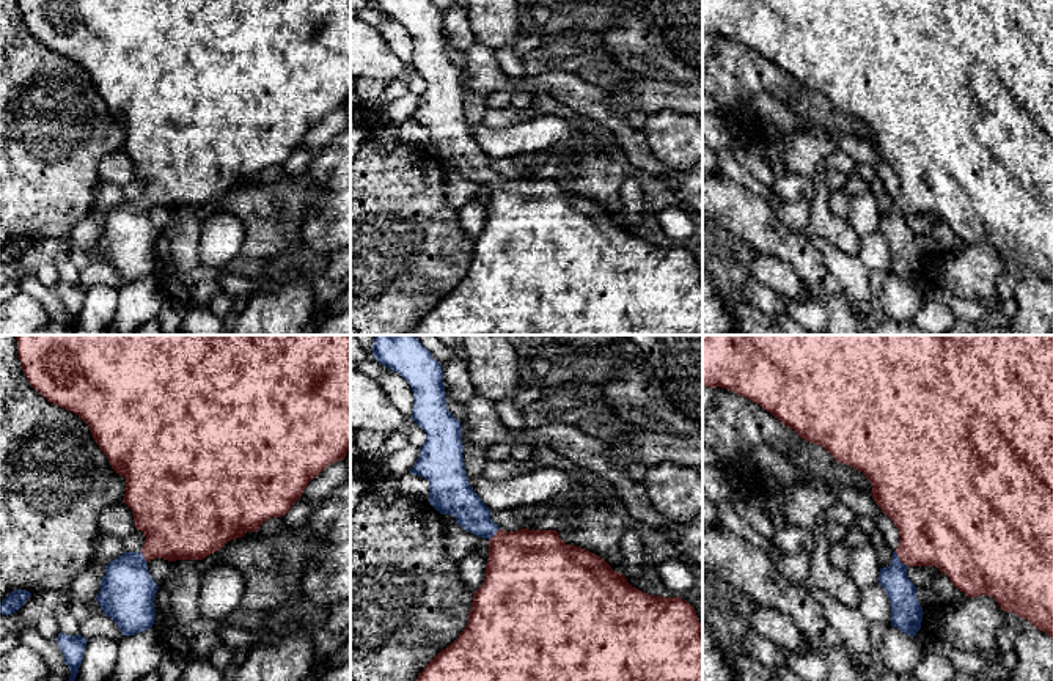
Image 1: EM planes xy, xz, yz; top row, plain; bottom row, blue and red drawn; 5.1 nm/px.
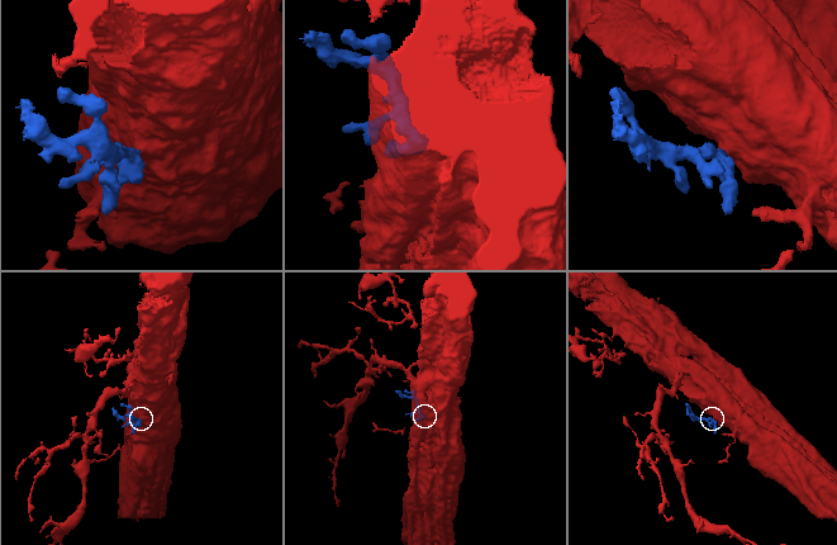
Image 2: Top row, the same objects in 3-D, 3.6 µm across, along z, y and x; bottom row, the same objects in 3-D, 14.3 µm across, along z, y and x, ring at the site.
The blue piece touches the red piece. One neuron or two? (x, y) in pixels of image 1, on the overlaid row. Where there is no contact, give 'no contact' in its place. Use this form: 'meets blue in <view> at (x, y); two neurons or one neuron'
meets blue in yz at (898, 559); one neuron

